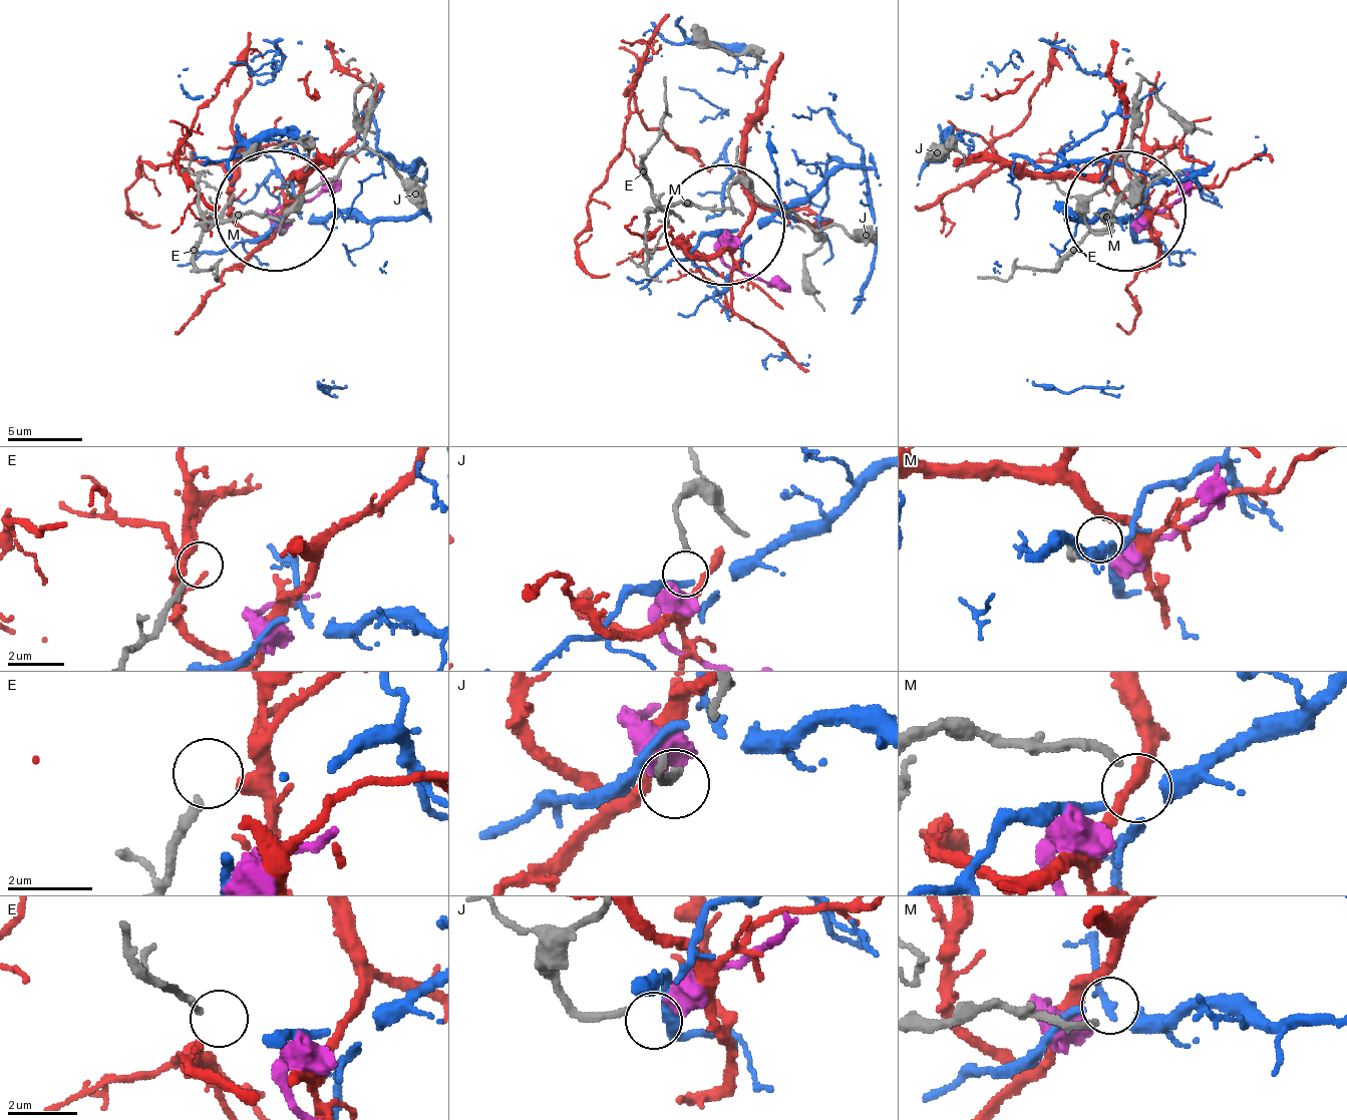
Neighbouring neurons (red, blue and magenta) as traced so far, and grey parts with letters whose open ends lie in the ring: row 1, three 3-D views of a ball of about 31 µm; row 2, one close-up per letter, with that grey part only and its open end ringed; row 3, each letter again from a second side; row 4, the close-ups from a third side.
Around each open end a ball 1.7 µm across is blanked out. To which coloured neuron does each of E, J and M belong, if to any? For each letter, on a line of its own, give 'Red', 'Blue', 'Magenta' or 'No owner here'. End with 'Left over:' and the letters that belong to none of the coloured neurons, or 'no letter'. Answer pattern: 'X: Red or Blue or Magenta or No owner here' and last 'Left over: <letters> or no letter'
E: No owner here
J: Magenta
M: Blue
Left over: E

